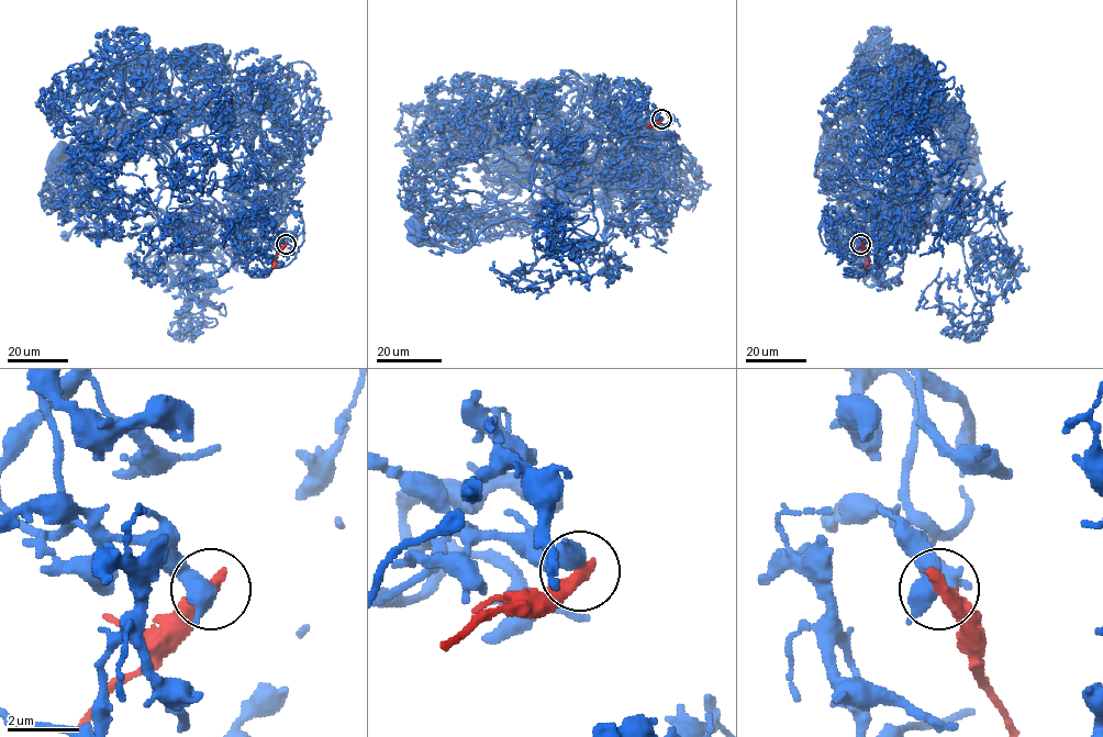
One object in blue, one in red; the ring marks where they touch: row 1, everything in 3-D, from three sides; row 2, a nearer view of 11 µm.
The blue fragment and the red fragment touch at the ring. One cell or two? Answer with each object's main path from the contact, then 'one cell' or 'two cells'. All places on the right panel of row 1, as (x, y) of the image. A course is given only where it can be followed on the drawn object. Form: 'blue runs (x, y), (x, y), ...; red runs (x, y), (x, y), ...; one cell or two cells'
blue runs (860, 244), (872, 193), (910, 202), (924, 175), (967, 188), (973, 210), (953, 208), (982, 182), (967, 158); red runs (860, 244), (867, 257), (865, 268); two cells

